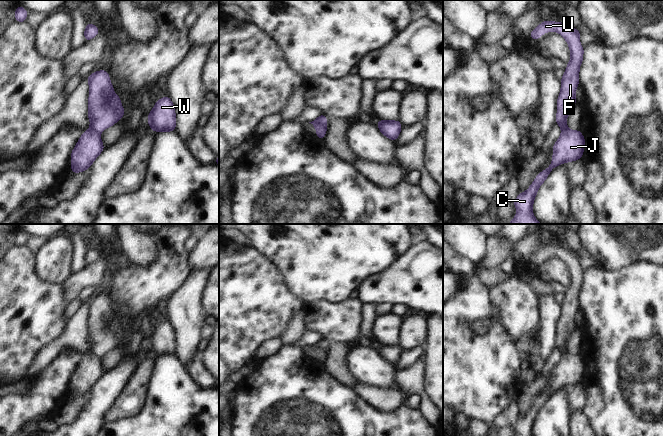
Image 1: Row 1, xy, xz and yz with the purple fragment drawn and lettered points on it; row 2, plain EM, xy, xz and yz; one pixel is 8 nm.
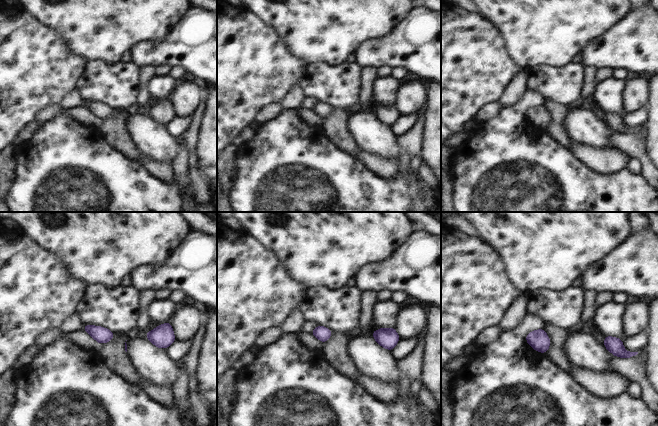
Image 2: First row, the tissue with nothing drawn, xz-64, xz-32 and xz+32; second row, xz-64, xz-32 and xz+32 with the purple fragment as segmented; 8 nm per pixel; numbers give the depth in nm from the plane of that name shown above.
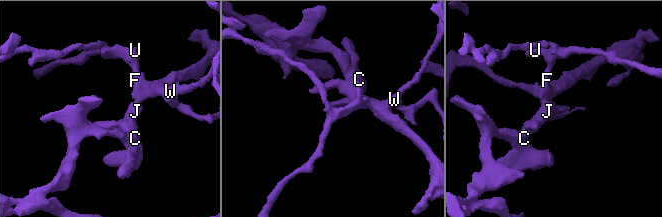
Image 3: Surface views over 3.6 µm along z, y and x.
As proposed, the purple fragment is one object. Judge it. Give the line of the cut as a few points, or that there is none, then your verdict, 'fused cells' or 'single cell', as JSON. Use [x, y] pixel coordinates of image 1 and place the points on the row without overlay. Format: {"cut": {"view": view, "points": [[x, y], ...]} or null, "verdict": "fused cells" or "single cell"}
{"cut": {"view": "xz", "points": [[316, 343], [326, 351]]}, "verdict": "fused cells"}

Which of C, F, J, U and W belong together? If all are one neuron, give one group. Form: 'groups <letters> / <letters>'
groups C J / F U W

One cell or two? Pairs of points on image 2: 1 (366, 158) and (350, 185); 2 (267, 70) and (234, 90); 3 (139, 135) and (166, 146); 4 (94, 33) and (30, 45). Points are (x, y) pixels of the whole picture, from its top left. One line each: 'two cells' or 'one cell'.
1: two cells
2: one cell
3: one cell
4: two cells

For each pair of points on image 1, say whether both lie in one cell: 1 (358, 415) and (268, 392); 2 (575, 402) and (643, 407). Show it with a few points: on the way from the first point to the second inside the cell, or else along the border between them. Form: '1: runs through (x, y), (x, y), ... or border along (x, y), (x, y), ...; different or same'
1: runs through (336, 412), (305, 387), (290, 392); same
2: border along (580, 383), (586, 393), (586, 404), (583, 409); different

